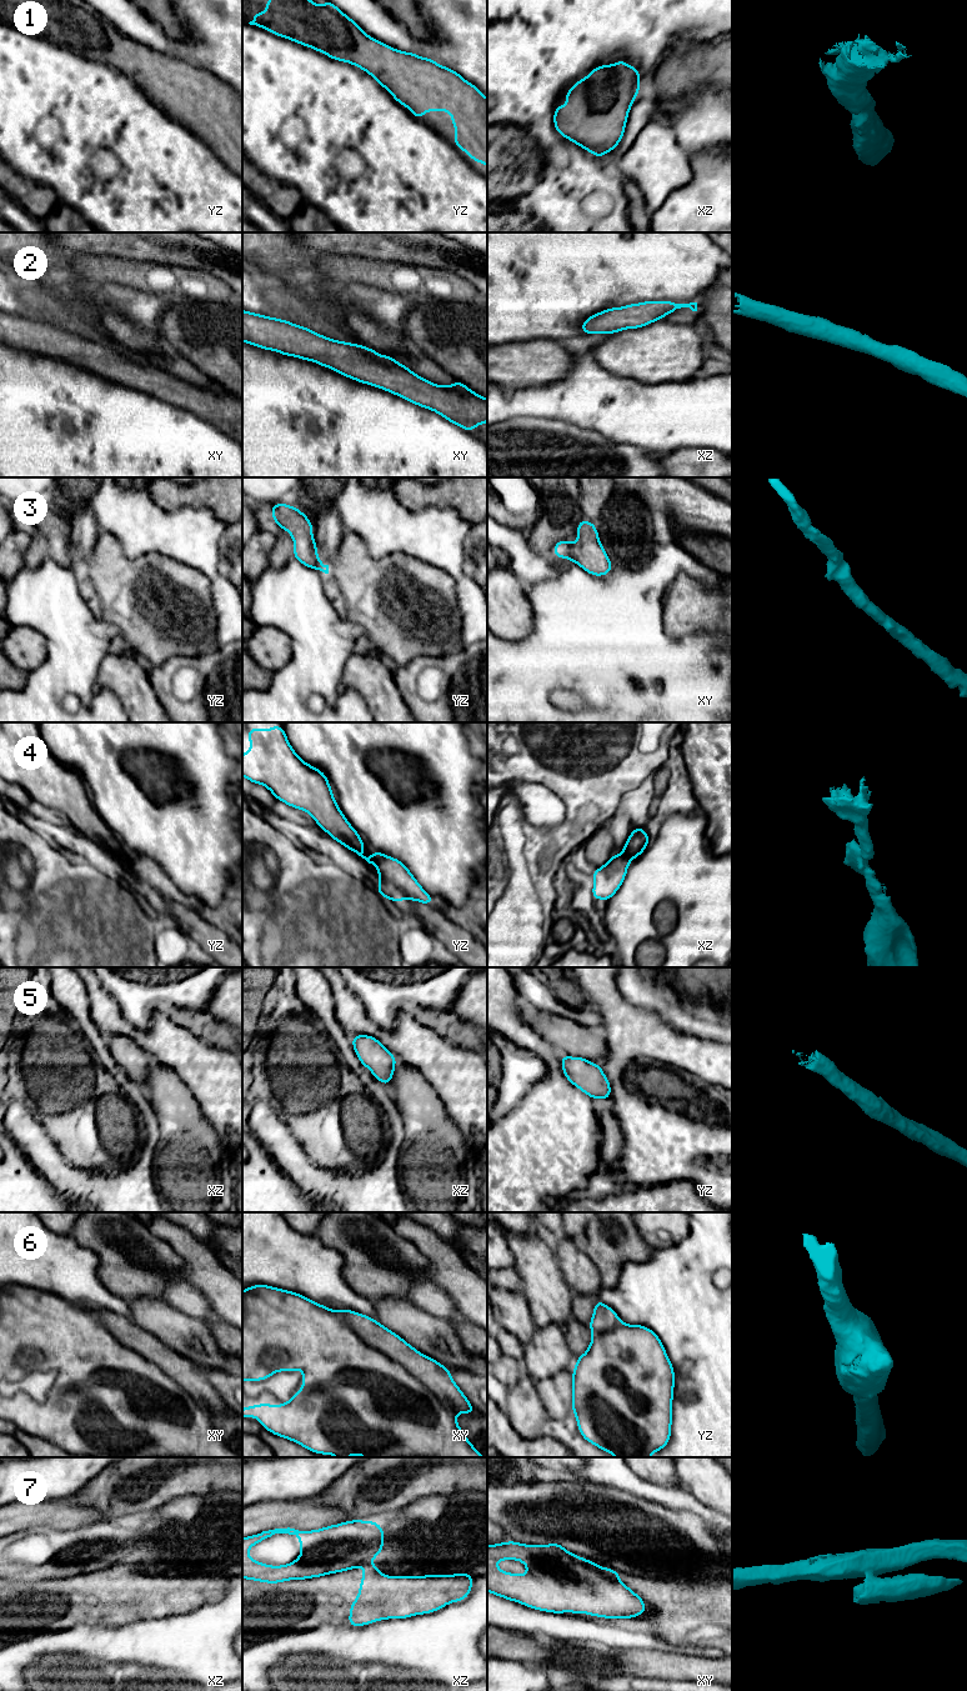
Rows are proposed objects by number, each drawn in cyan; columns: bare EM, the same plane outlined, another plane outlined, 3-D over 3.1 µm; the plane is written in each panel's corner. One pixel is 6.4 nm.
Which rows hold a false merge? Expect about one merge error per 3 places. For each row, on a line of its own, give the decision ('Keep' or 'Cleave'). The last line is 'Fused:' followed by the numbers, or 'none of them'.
1: Keep
2: Keep
3: Keep
4: Keep
5: Keep
6: Cleave
7: Cleave
Fused: 6, 7

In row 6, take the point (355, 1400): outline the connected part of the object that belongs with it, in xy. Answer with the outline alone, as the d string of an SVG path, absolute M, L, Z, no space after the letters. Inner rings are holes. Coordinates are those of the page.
M254 1285L242 1291L242 1381L262 1381L277 1371L295 1371L301 1369L302 1390L292 1395L290 1402L280 1404L275 1407L272 1404L251 1405L242 1409L242 1416L252 1420L255 1414L257 1421L271 1434L291 1440L305 1449L322 1455L334 1455L337 1457L349 1457L350 1455L366 1457L485 1457L467 1440L464 1431L459 1427L456 1412L439 1400L439 1397L412 1376L405 1367L389 1359L382 1352L369 1346L341 1317L332 1310L307 1297L267 1285Z

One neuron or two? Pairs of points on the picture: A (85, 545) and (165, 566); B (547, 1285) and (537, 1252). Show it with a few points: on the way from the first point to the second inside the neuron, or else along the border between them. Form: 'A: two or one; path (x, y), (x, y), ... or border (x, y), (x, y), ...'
A: two; border (99, 534), (93, 551), (84, 565)
B: one; path (540, 1277), (537, 1260)

